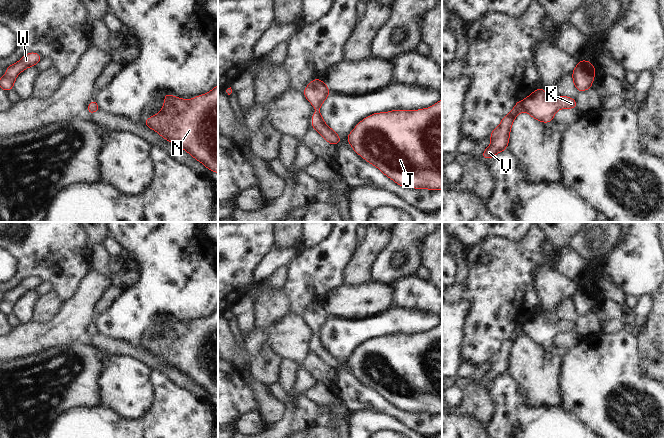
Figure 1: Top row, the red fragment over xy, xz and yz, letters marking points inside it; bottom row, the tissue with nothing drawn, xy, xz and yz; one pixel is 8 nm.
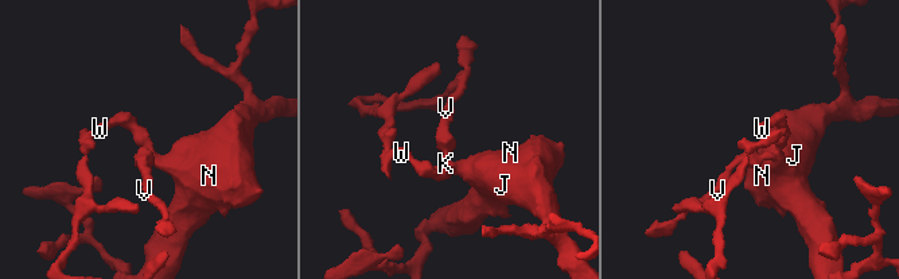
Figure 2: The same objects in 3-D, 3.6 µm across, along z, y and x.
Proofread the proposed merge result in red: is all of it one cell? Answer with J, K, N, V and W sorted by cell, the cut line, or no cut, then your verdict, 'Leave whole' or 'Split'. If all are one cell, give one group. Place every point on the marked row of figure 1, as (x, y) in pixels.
Groups: J K N V W. No split. Leave whole.

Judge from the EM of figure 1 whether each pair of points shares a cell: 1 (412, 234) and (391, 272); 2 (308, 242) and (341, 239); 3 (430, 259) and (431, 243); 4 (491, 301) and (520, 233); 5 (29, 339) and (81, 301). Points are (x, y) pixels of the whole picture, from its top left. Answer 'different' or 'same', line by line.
1: same
2: different
3: same
4: different
5: same

